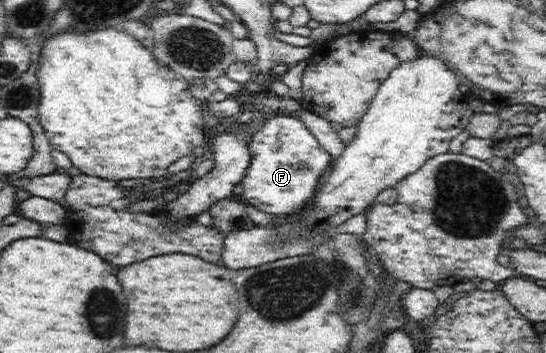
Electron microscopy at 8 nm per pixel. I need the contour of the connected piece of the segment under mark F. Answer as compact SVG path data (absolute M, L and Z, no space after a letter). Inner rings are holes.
M295 113L267 118L264 125L250 137L248 150L251 163L240 181L243 187L240 199L271 215L289 217L311 208L313 197L334 162Z

